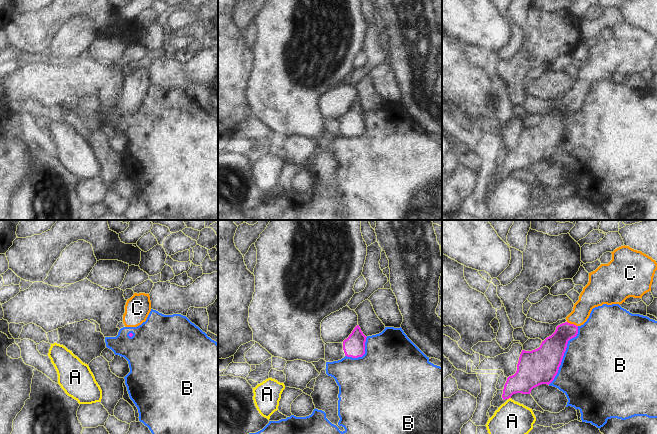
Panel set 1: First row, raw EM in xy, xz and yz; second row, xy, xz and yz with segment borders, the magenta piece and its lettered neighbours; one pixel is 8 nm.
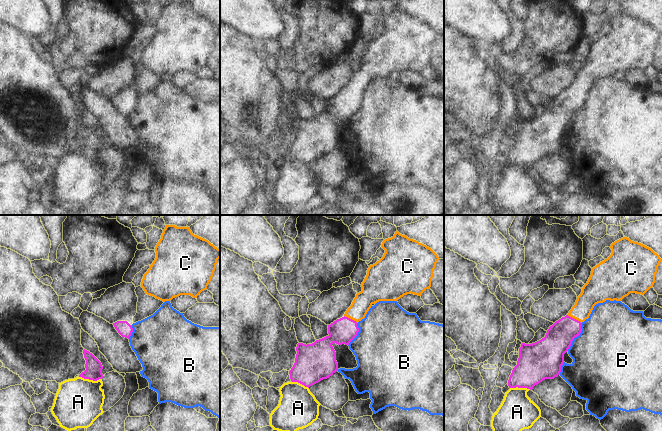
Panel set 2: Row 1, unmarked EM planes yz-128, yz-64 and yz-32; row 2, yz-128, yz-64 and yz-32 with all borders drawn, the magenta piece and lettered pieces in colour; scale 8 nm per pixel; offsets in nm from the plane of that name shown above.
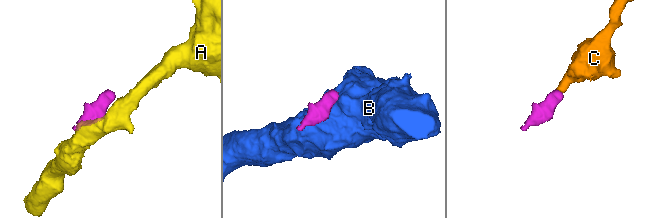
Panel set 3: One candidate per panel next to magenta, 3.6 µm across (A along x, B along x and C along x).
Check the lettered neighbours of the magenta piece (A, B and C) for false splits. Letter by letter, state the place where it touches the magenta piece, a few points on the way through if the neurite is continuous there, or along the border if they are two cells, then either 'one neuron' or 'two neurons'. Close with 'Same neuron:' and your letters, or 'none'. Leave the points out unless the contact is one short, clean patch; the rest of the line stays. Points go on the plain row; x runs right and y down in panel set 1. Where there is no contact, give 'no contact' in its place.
A: yz (509, 173) | along yz (510, 173), (508, 175) | two neurons
B: yz (563, 130) | two neurons
C: yz (572, 100) | across yz (553, 124), (572, 100), (589, 74) | one neuron
Same neuron: C

